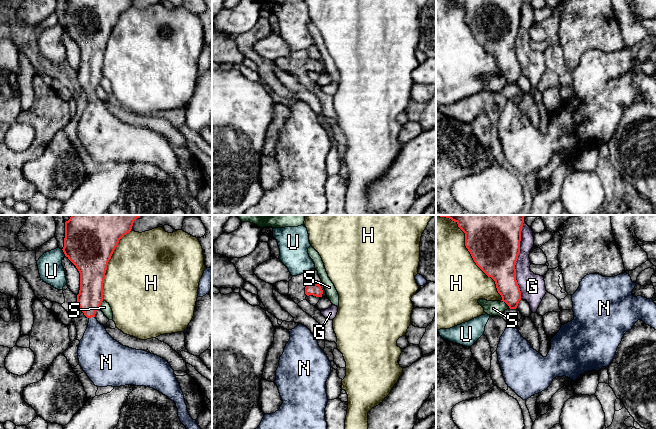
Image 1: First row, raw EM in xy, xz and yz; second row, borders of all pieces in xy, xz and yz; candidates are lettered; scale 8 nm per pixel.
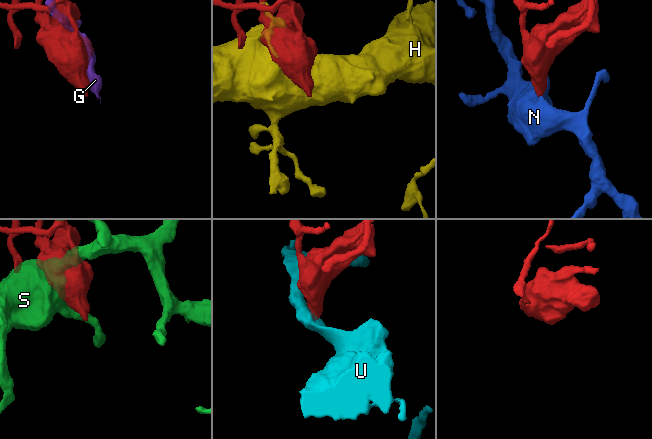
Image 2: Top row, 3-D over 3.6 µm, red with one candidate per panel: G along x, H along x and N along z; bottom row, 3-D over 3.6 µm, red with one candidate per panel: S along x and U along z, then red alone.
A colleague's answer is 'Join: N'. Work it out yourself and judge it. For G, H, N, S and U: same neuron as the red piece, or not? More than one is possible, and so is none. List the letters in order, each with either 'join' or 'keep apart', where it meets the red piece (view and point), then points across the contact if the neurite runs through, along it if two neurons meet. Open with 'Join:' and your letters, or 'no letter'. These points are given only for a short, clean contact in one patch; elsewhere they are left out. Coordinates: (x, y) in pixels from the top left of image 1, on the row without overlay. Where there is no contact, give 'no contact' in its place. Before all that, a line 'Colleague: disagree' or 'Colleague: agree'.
Colleague: agree
Join: N
G: keep apart | yz (516, 36)
H: keep apart | yz (475, 38)
N: join | xy (91, 92) | across xy (90, 73), (91, 92), (97, 122)
S: keep apart | yz (506, 79)
U: keep apart | xy (63, 27) | along xy (61, 25), (65, 31)

